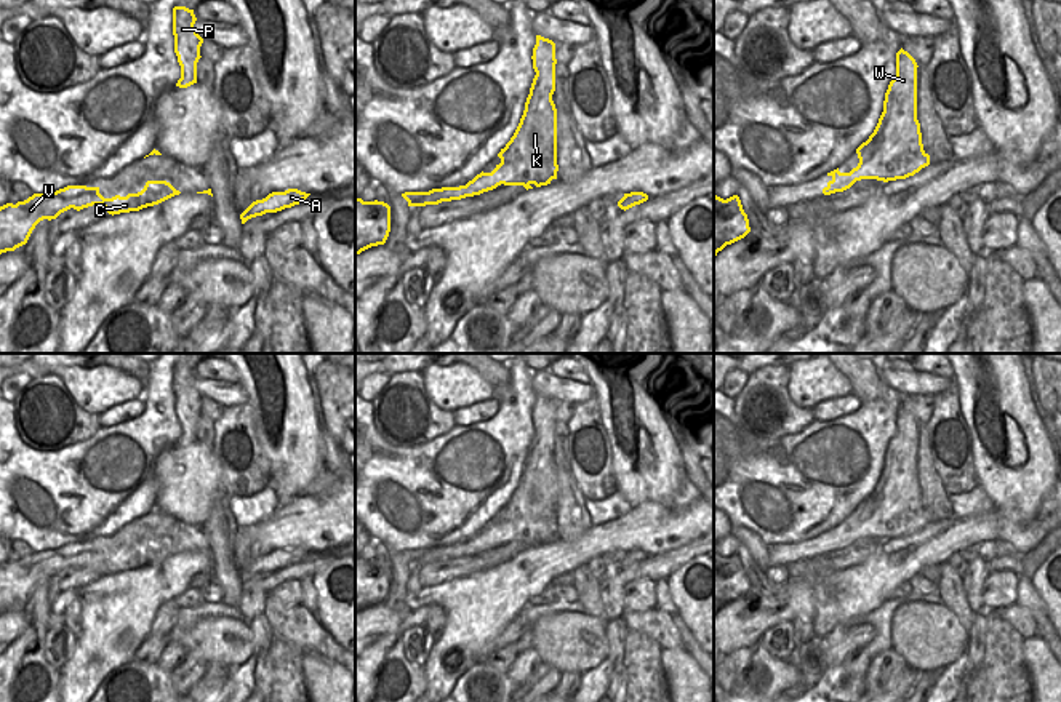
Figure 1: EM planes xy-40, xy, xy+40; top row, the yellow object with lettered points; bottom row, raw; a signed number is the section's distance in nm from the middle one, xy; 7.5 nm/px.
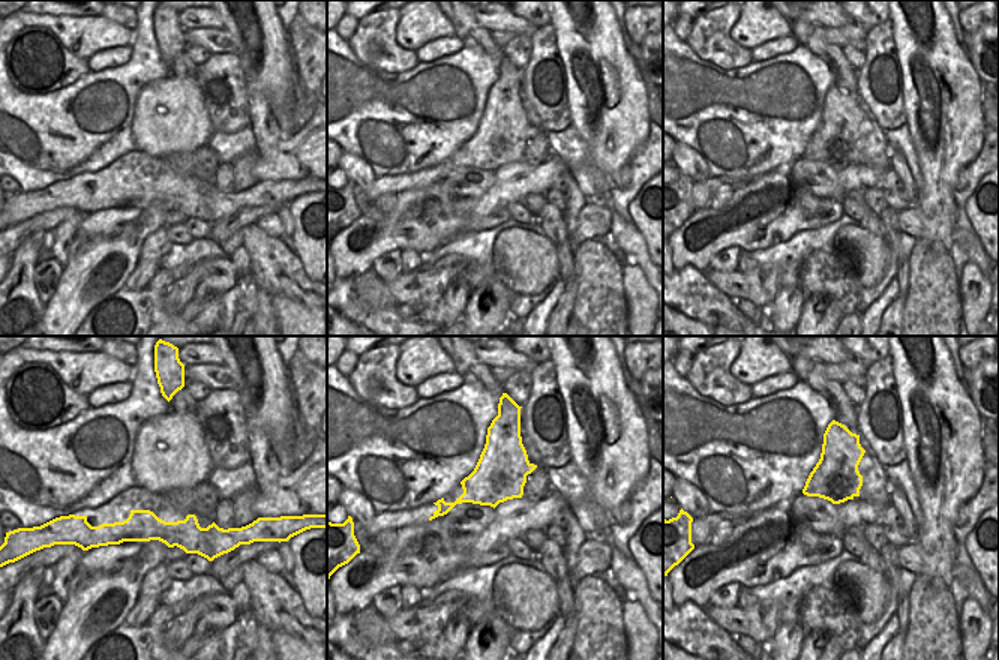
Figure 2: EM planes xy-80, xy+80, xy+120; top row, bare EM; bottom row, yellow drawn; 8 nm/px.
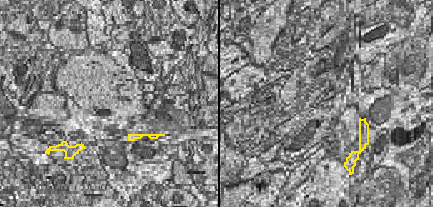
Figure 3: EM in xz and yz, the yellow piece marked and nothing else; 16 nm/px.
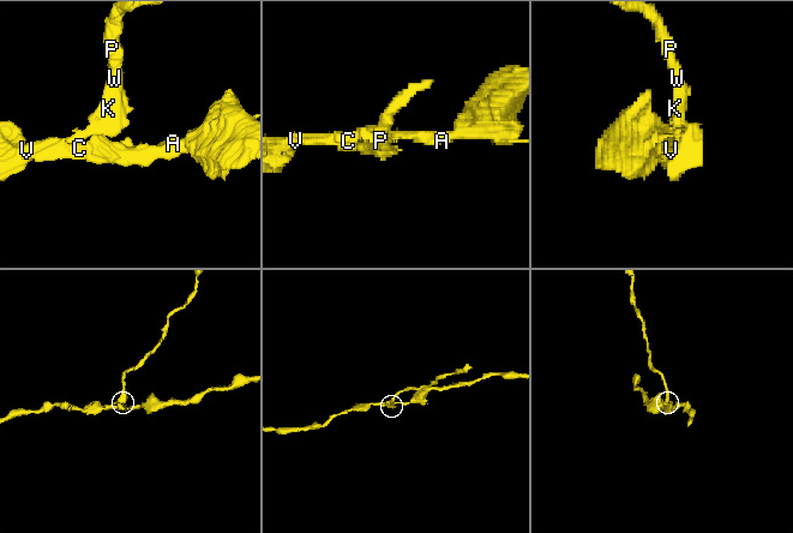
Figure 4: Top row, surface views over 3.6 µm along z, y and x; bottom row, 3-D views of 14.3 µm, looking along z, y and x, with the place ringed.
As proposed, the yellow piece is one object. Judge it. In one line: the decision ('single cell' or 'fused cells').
fused cells

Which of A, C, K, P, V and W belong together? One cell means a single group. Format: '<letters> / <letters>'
A C V / K P W

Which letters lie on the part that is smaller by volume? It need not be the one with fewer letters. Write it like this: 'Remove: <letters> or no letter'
Remove: K, P, W

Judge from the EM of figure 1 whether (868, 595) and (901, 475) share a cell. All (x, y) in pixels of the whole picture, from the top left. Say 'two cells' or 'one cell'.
two cells

